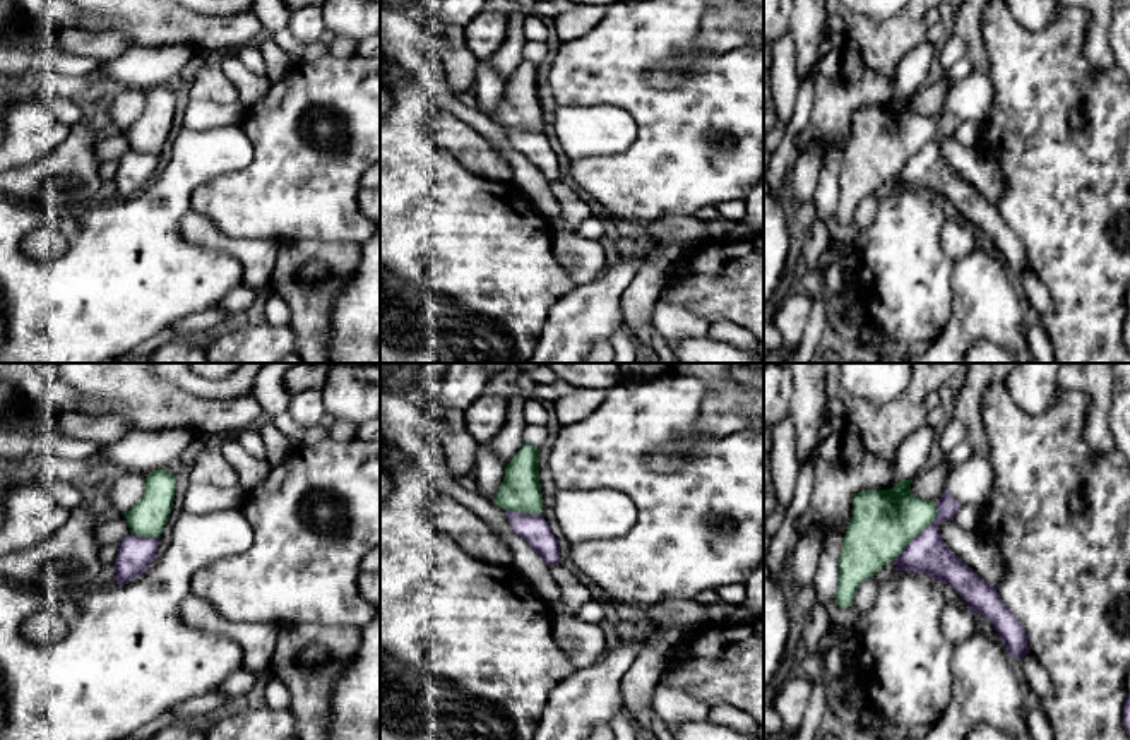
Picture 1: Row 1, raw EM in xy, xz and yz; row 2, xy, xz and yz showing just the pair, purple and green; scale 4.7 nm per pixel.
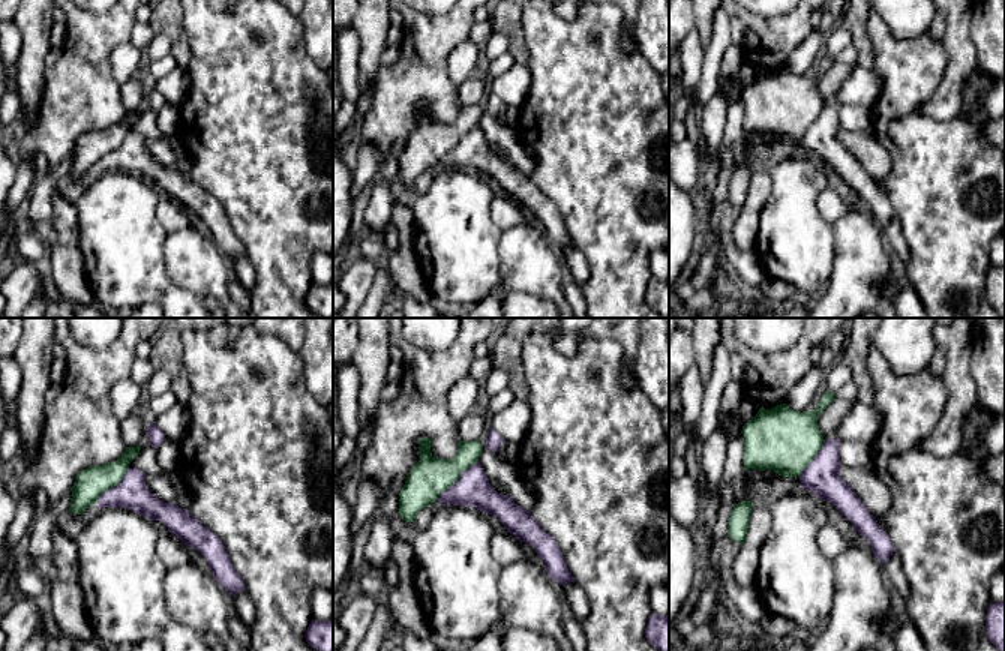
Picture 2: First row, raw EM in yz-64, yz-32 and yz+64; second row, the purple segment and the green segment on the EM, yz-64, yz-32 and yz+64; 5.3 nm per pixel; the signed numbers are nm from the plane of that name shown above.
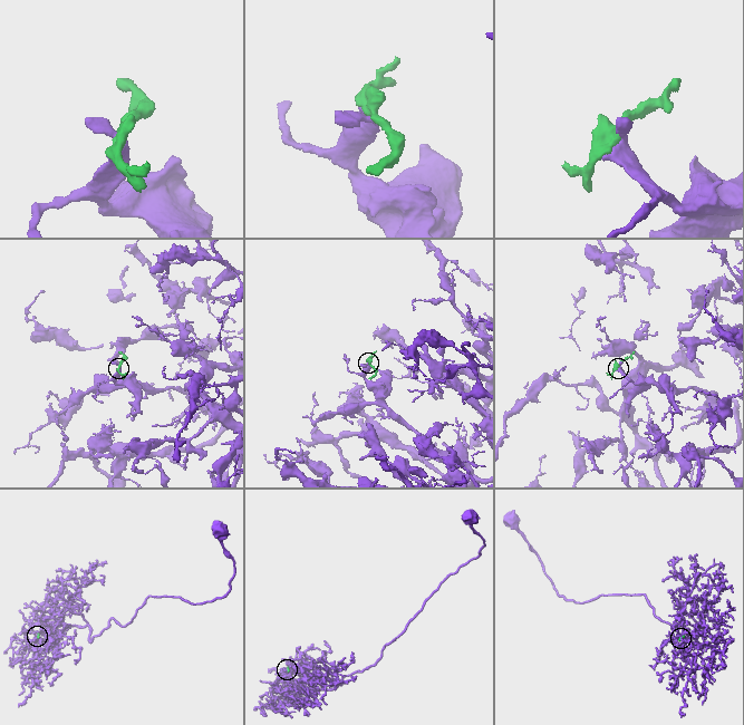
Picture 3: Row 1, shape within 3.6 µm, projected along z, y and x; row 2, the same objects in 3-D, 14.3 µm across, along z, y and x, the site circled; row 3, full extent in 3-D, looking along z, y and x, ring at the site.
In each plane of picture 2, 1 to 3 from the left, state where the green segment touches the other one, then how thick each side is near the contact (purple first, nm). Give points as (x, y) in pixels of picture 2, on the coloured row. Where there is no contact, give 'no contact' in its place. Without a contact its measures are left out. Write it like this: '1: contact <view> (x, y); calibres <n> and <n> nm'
1: contact yz-64 (114, 486); calibres 170 and 170 nm
2: contact yz-32 (458, 480); calibres 190 and 220 nm
3: contact yz+64 (813, 458); calibres 190 and 340 nm

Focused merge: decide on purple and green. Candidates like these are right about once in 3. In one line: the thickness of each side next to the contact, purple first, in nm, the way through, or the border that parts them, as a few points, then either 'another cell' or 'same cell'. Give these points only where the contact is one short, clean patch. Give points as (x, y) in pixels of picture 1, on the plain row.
190/300 nm | along yz (937, 119), (937, 132), (894, 177) | another cell

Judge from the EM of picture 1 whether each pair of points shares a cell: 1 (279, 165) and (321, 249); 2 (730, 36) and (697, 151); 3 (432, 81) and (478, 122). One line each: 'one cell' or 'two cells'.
1: two cells
2: two cells
3: one cell

